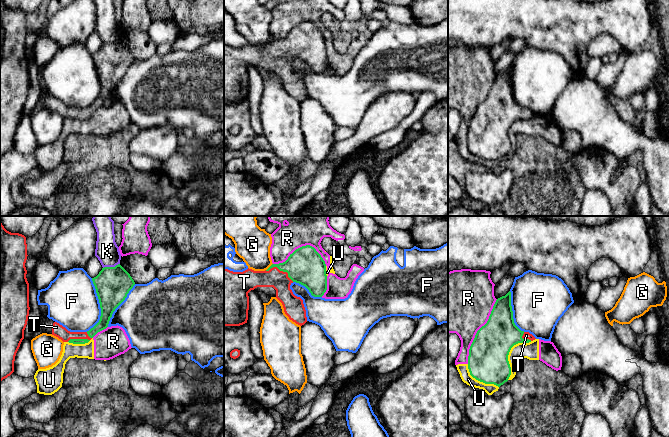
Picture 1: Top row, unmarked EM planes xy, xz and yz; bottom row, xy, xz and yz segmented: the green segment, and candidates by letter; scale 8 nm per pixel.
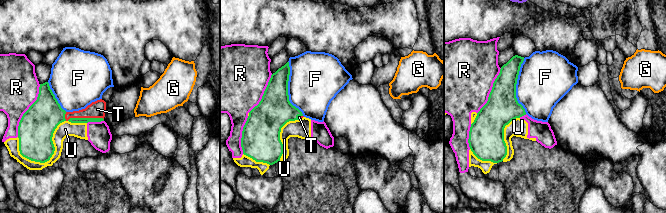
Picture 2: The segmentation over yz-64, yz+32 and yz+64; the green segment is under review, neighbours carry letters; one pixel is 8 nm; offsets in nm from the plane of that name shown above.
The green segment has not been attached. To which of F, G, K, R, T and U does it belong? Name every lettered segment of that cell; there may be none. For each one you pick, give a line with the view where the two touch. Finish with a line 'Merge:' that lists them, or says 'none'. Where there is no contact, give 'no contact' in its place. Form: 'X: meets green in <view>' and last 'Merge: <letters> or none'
T: meets green in xz
Merge: T

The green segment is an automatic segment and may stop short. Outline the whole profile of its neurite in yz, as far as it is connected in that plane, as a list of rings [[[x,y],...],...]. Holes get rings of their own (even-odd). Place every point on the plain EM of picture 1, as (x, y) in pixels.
[[[509,67],[496,76],[487,99],[475,111],[468,132],[470,151],[480,158],[500,163],[511,151],[508,137],[511,124],[535,115],[515,101]]]

